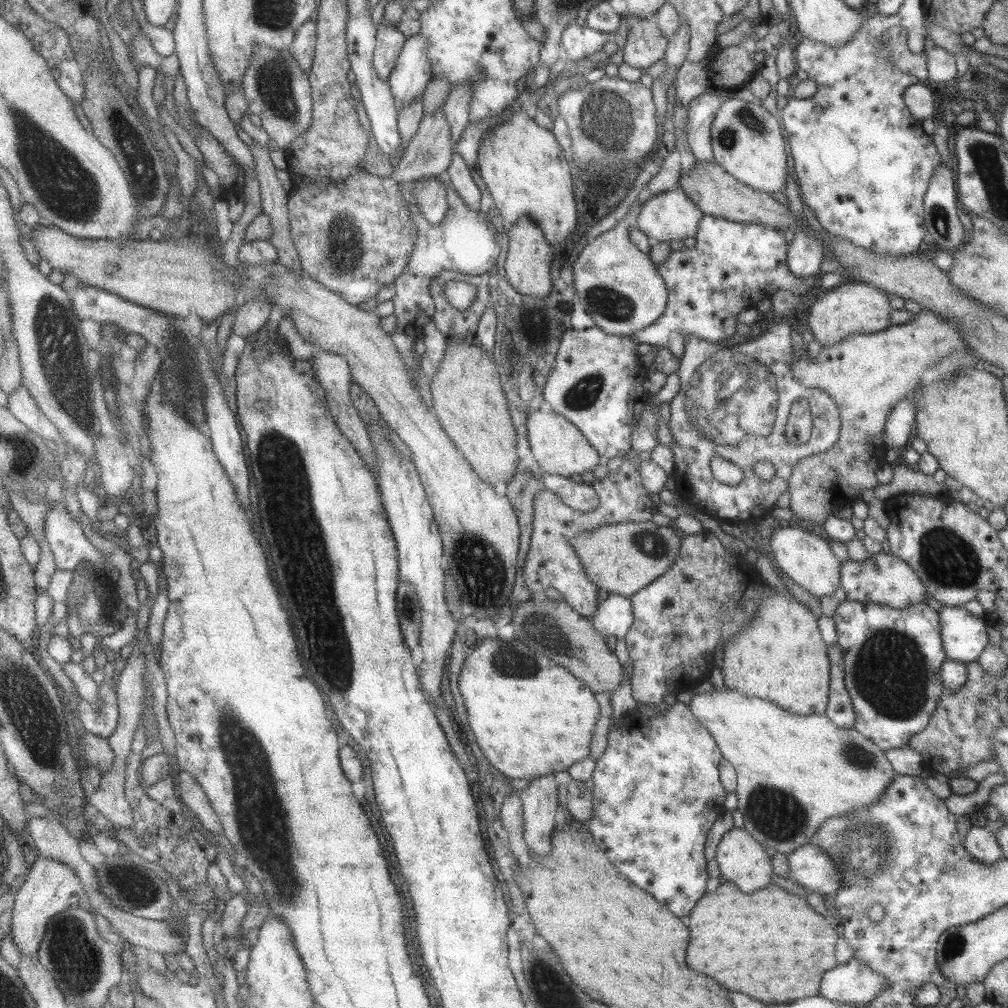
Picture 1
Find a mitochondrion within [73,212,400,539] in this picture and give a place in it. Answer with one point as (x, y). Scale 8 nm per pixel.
(346, 254)

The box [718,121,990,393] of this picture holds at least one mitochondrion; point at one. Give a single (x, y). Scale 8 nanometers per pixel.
(940, 221)

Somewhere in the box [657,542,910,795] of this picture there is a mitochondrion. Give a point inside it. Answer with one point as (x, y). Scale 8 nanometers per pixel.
(860, 756)

